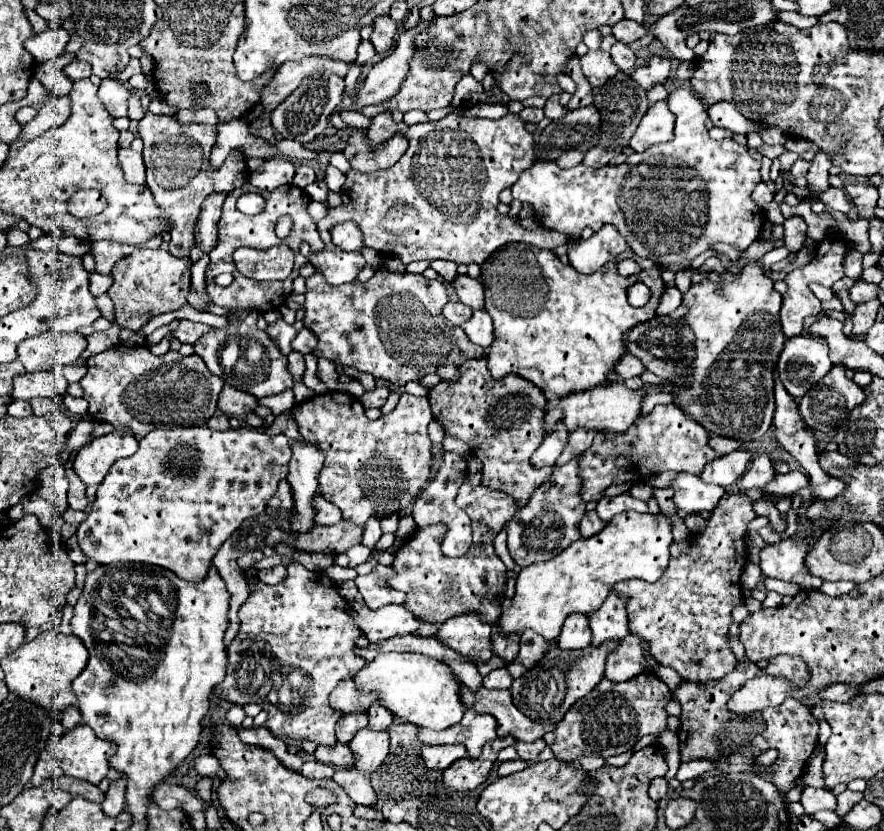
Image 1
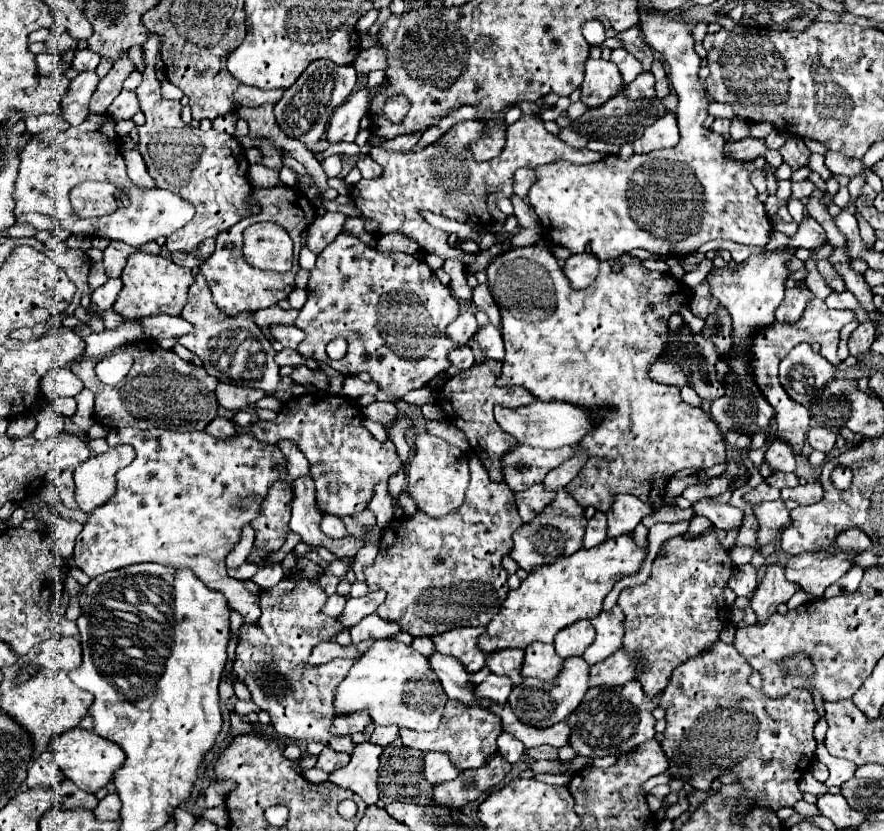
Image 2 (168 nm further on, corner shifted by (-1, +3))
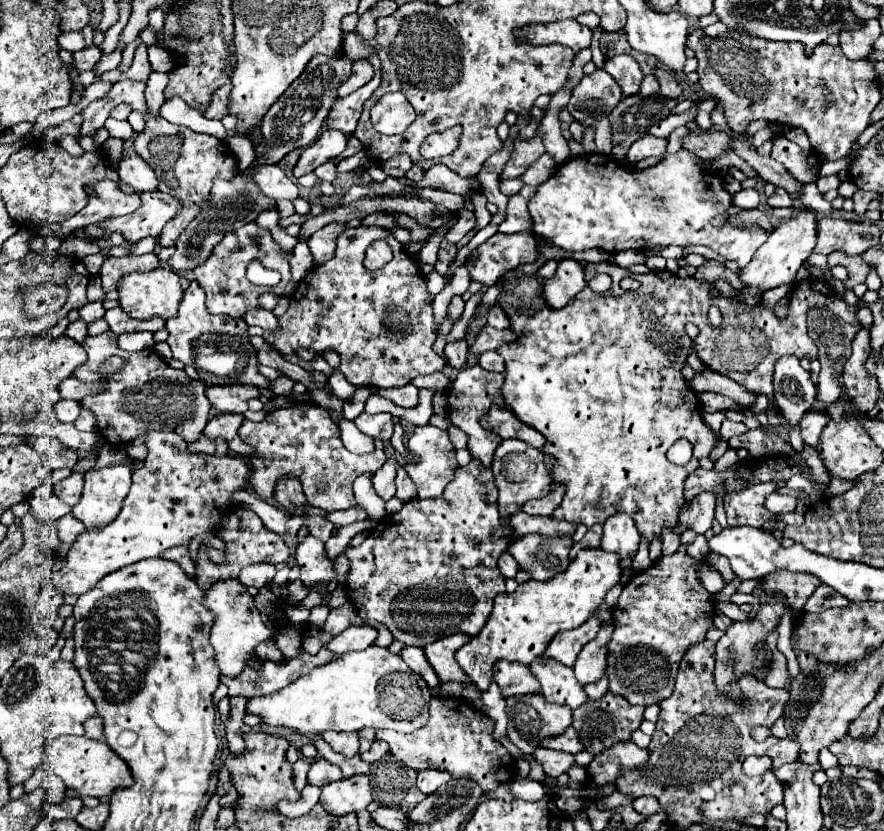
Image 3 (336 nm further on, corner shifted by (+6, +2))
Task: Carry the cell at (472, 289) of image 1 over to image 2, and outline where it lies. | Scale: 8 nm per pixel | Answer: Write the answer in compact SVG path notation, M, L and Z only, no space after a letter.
M479 284L473 290L473 304L489 316L489 320L491 320L493 326L501 328L501 314L499 314L499 308L497 308L497 304L495 304L495 300L493 300L487 284Z

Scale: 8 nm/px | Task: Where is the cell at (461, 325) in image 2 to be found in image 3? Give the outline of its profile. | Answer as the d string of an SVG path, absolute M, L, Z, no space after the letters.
M466 339L446 343L444 353L446 353L446 357L448 357L448 363L450 363L452 367L460 369L462 365L466 365L466 359L468 359L468 343L466 343Z

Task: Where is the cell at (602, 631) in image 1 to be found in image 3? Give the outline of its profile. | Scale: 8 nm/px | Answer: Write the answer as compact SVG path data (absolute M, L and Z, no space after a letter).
M602 623L600 631L596 635L596 639L592 639L578 655L576 663L574 663L574 673L576 679L586 685L586 683L594 683L602 677L604 669L606 669L606 657L608 657L608 641L612 635L614 627L612 623Z

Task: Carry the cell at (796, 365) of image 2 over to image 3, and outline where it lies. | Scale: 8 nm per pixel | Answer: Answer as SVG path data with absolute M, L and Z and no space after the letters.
M786 355L778 359L774 369L774 399L778 403L780 413L790 421L790 445L802 451L804 443L798 431L798 423L802 415L812 407L816 397L816 387L812 383L810 371L802 369L800 359L794 355Z

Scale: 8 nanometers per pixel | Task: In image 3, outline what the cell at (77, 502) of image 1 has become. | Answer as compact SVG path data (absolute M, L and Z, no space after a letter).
M72 473L70 477L66 477L60 483L56 483L54 491L56 491L58 499L62 499L64 503L68 503L68 505L74 507L78 503L80 495L82 495L82 483L84 483L82 473Z

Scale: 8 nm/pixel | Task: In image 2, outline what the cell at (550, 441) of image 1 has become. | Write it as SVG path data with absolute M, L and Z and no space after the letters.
M517 444L515 448L509 450L509 454L503 456L505 482L513 492L523 492L533 484L543 482L549 470L557 468L573 454L575 450L571 446L563 446L557 450L543 450L543 448Z

